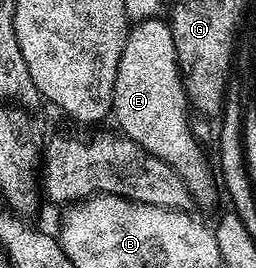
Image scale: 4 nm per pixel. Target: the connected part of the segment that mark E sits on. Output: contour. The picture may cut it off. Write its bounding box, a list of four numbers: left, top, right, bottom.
[112,17,216,206]

